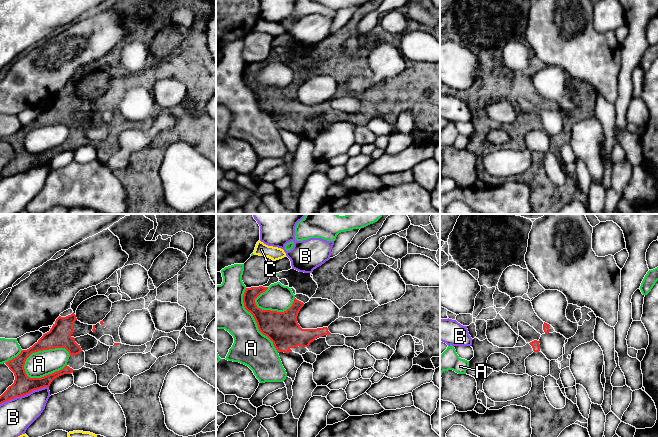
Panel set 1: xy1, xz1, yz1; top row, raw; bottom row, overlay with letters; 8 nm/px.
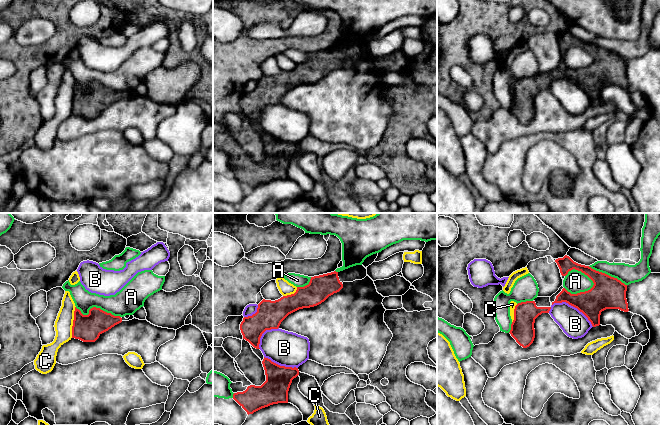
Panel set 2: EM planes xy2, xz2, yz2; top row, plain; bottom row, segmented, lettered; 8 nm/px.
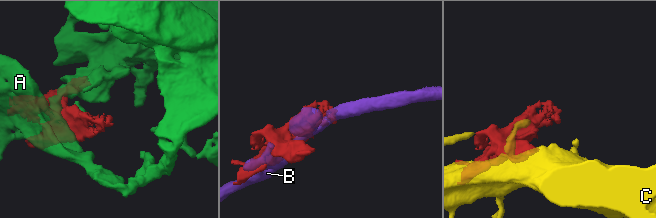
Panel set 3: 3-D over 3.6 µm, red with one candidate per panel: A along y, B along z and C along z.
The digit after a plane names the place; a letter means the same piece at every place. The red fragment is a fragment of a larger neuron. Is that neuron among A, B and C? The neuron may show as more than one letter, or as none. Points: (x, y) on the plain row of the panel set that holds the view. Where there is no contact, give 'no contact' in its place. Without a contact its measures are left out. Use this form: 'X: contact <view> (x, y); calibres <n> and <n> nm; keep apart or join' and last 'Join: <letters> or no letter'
A: contact xy1 (43, 125); calibres 190 and 200 nm; keep apart
B: contact xy1 (24, 170); calibres 160 and 280 nm; keep apart
C: contact xy2 (73, 98); calibres 220 and 140 nm; keep apart
Join: no letter

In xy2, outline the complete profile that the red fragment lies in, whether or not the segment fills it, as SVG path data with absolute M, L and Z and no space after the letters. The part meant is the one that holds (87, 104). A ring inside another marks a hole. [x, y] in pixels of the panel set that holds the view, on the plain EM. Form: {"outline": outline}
{"outline": "M75 83L72 102L72 114L83 118L95 118L99 112L122 98L120 92L114 92L100 84L93 83L88 91L83 91Z"}

